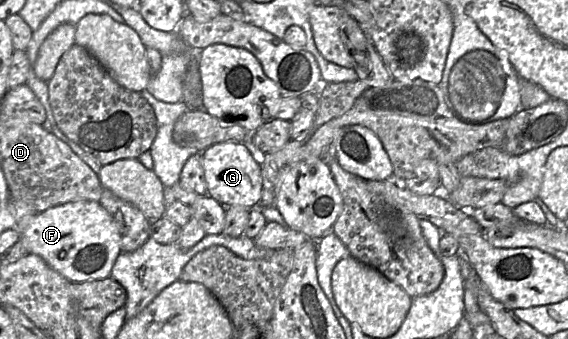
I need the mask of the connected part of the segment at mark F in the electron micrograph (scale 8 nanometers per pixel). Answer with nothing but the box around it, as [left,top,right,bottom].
[20,201,122,282]

